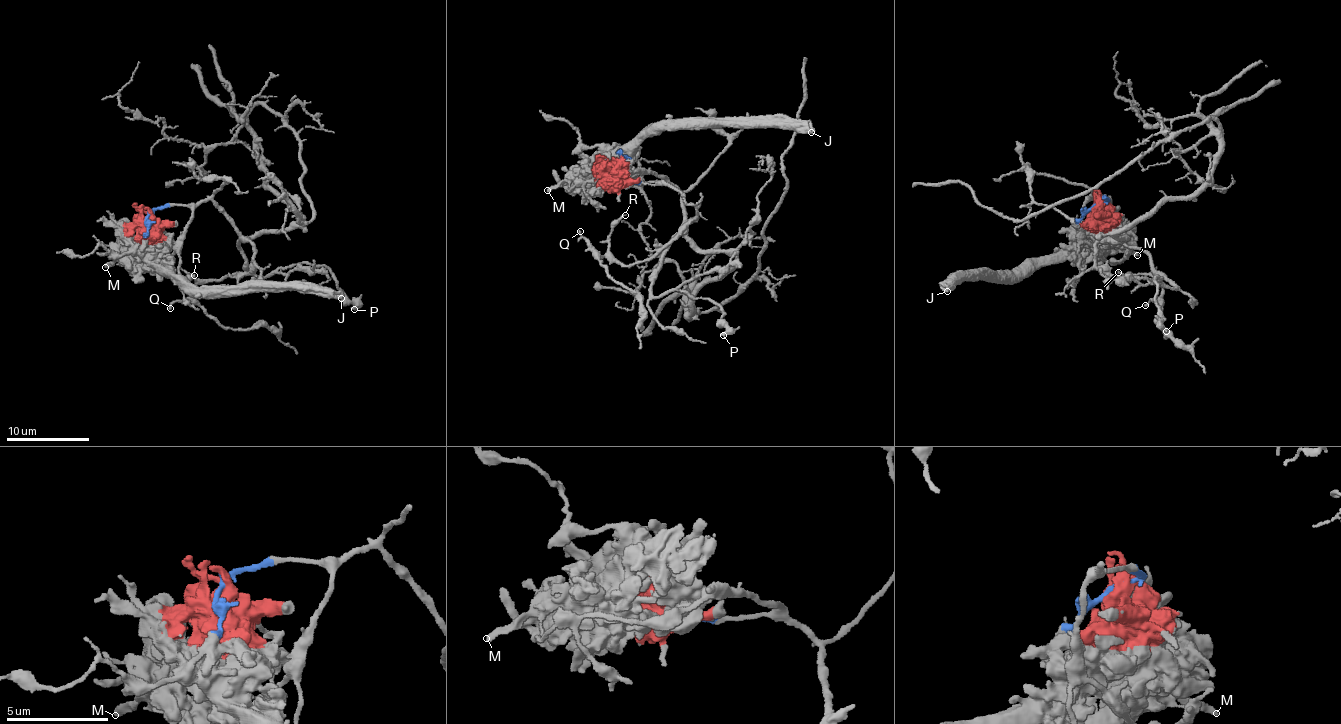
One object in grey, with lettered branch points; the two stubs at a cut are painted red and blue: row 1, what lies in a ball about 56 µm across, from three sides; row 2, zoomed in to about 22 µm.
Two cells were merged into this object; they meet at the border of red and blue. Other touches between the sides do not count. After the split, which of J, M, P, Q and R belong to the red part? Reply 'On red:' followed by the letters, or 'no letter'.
On red: J, M

